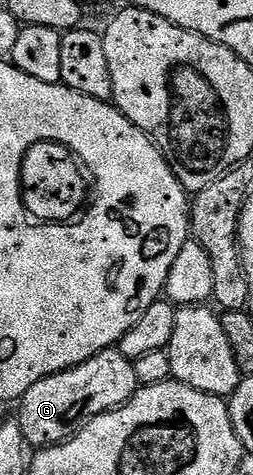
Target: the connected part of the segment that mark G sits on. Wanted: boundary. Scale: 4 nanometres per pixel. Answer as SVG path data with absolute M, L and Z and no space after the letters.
M117 347L104 349L99 355L87 359L75 367L64 369L55 375L47 375L47 379L39 379L39 383L35 383L35 387L31 387L31 391L24 393L19 402L19 408L21 408L19 420L26 446L48 447L69 440L82 425L87 424L91 419L112 409L117 409L120 405L126 405L136 395L138 388L133 363L127 360Z

